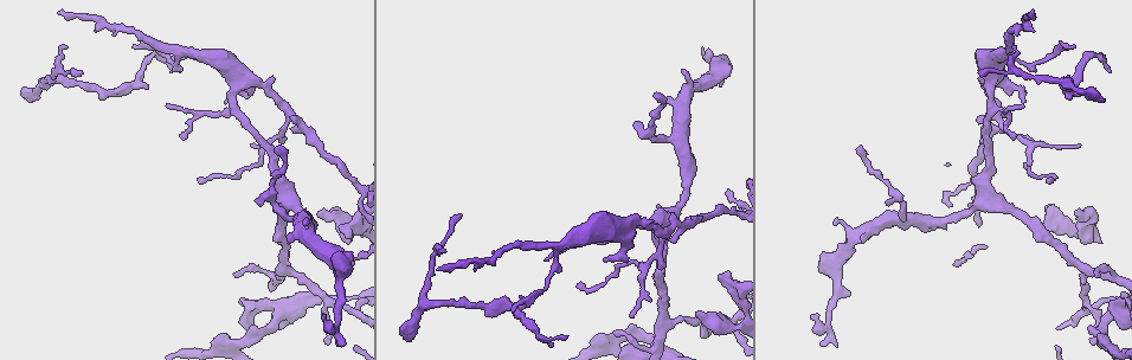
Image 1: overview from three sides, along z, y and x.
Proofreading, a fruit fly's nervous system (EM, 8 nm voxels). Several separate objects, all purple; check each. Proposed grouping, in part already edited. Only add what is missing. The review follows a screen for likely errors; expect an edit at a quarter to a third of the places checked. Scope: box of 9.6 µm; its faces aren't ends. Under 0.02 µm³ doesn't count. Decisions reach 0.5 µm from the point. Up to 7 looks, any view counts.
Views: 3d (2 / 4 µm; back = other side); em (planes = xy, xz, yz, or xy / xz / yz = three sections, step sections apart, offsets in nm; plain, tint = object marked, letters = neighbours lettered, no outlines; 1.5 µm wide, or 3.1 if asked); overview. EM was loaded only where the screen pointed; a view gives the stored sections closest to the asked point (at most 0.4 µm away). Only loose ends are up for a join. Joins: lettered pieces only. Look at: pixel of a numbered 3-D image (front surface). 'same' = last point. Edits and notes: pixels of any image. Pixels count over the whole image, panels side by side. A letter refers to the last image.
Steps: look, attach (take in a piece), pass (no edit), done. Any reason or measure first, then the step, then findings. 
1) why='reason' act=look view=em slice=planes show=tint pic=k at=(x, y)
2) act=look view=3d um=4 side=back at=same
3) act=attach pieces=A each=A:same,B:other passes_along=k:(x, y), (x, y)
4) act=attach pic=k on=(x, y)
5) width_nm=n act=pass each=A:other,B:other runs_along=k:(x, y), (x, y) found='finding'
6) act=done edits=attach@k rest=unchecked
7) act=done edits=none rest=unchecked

why='tapers out' act=look view=3d um=4 side=back pic=1 at=(565, 251)

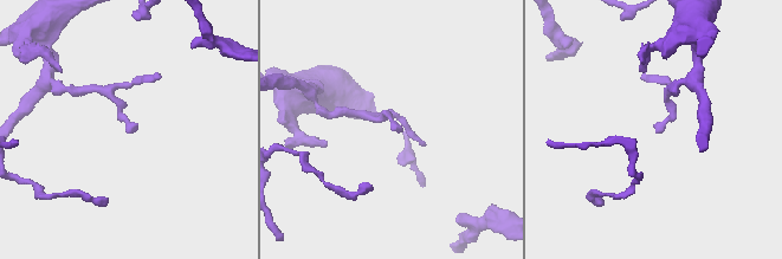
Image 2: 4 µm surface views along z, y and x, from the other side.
why='shape alone is not enough' act=look view=em slice=planes show=letters pic=2 at=(392, 127)

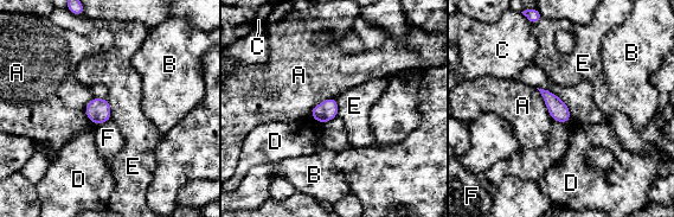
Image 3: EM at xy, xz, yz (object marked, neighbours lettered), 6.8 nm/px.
act=pass each=A:other,B:other,C:other,D:other,E:other,F:other border=3:(107, 99), (110, 106), (110, 119) found='none of them fits'

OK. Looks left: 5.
why='free end' act=look view=em slice=planes show=letters pic=1 at=(407, 341)

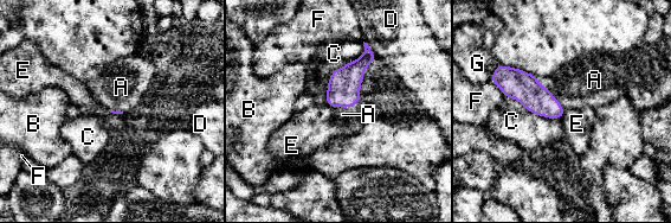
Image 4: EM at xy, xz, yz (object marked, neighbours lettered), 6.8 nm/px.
act=attach pic=4 on=(585, 82) each=A:same,B:other,C:other,D:other,E:other,F:other,G:other passes_along=4:(518, 84), (550, 94), (585, 82) found='the neuron continues'

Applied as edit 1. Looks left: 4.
act=done edits=attach@4 rest=unchecked

